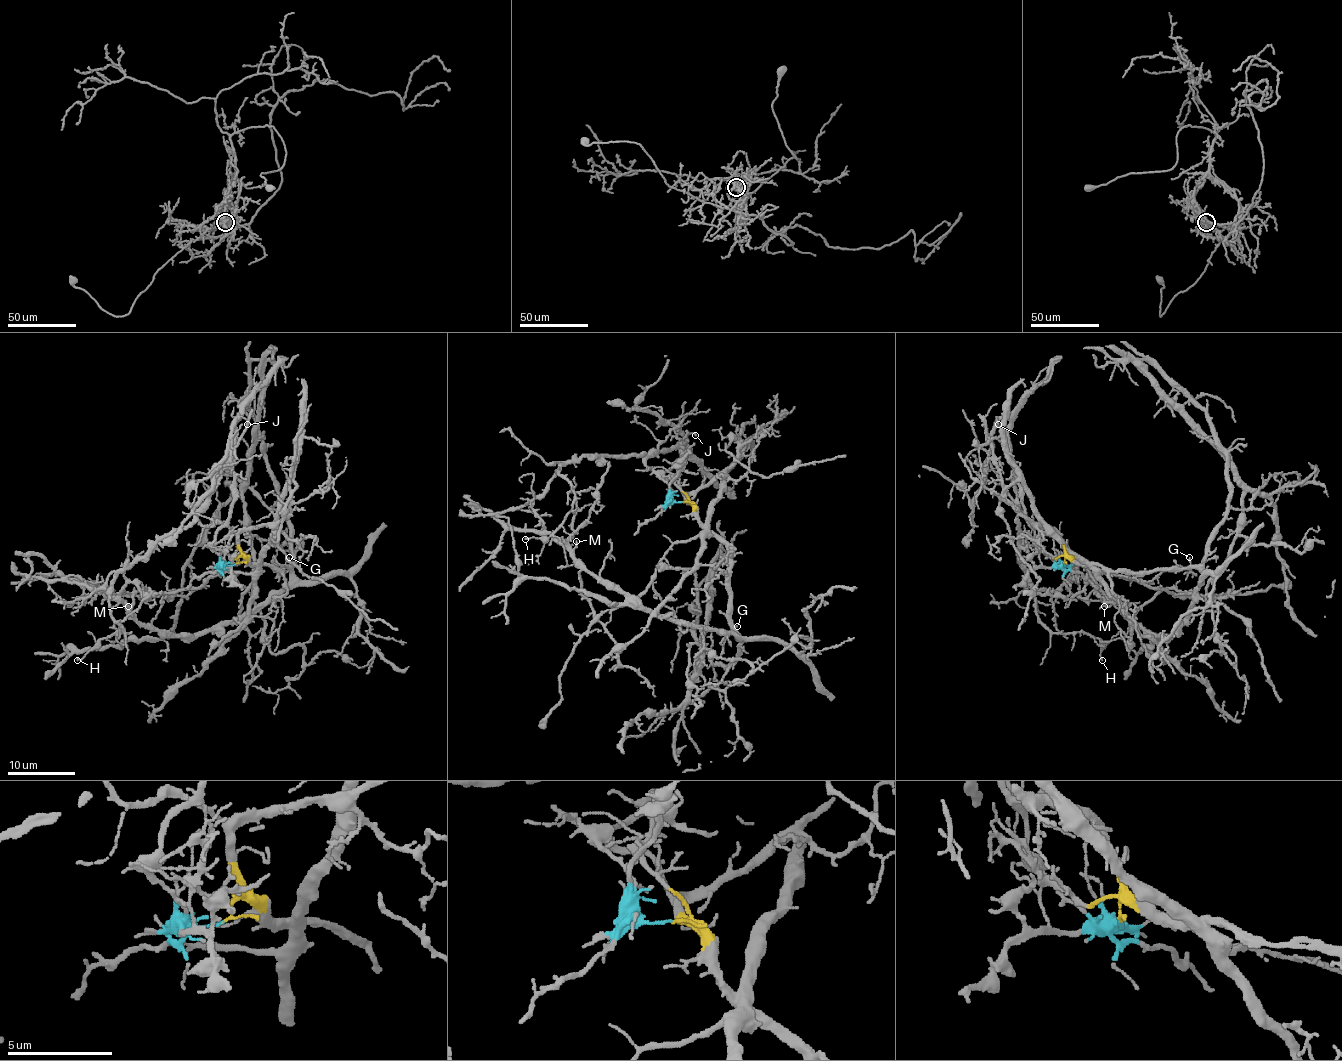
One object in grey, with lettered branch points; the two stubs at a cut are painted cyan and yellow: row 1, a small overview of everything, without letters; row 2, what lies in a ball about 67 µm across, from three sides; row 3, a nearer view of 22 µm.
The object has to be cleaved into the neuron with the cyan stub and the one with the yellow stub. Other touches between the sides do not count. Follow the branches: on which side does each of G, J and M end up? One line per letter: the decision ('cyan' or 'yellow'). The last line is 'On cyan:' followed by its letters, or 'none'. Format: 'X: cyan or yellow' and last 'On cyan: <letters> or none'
G: yellow
J: cyan
M: yellow
On cyan: J

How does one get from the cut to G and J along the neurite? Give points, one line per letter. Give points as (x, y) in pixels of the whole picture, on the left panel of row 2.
G: (235, 564), (243, 555), (252, 564), (269, 564), (281, 572), (289, 557)
J: (235, 564), (224, 564), (213, 543), (233, 501), (235, 421), (241, 416), (247, 424)

